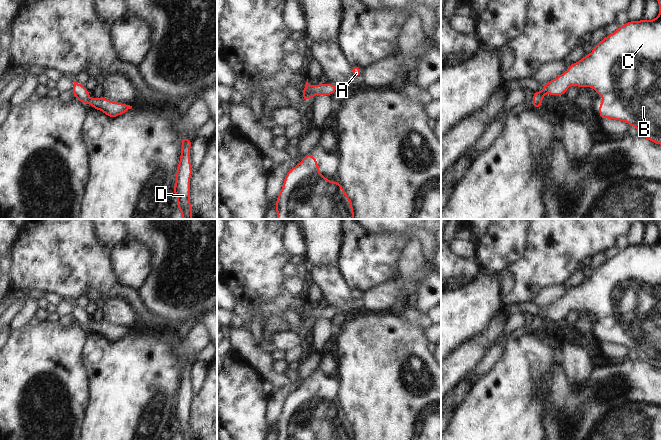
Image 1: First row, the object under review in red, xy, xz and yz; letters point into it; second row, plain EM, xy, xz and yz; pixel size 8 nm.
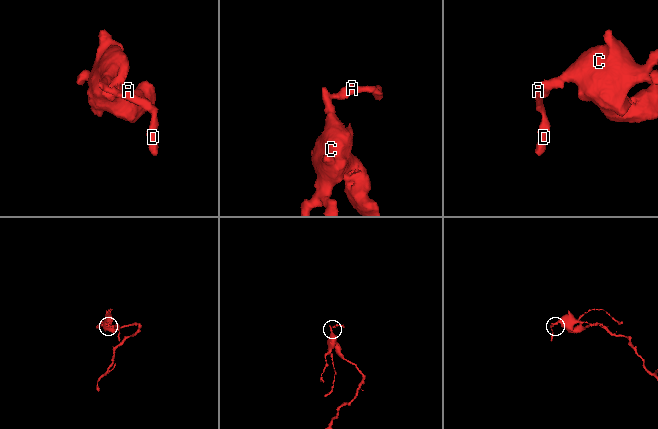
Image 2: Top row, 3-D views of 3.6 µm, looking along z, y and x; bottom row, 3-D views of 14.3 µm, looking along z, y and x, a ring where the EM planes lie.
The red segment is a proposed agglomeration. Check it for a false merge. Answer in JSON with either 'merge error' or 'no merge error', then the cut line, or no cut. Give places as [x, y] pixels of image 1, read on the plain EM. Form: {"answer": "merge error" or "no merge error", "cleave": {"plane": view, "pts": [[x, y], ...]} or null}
{"answer": "no merge error", "cleave": null}

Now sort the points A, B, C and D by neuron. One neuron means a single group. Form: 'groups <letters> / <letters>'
groups A B C D

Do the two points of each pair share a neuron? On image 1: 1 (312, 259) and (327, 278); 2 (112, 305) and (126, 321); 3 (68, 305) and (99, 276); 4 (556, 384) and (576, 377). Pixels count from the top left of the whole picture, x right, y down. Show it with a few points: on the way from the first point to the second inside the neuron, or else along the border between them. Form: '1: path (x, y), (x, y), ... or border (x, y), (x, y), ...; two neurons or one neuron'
1: border (336, 264), (310, 268); two neurons
2: path (116, 309), (124, 317); one neuron
3: border (63, 299), (71, 300); two neurons
4: border (560, 358), (572, 383), (581, 384), (590, 376); two neurons

